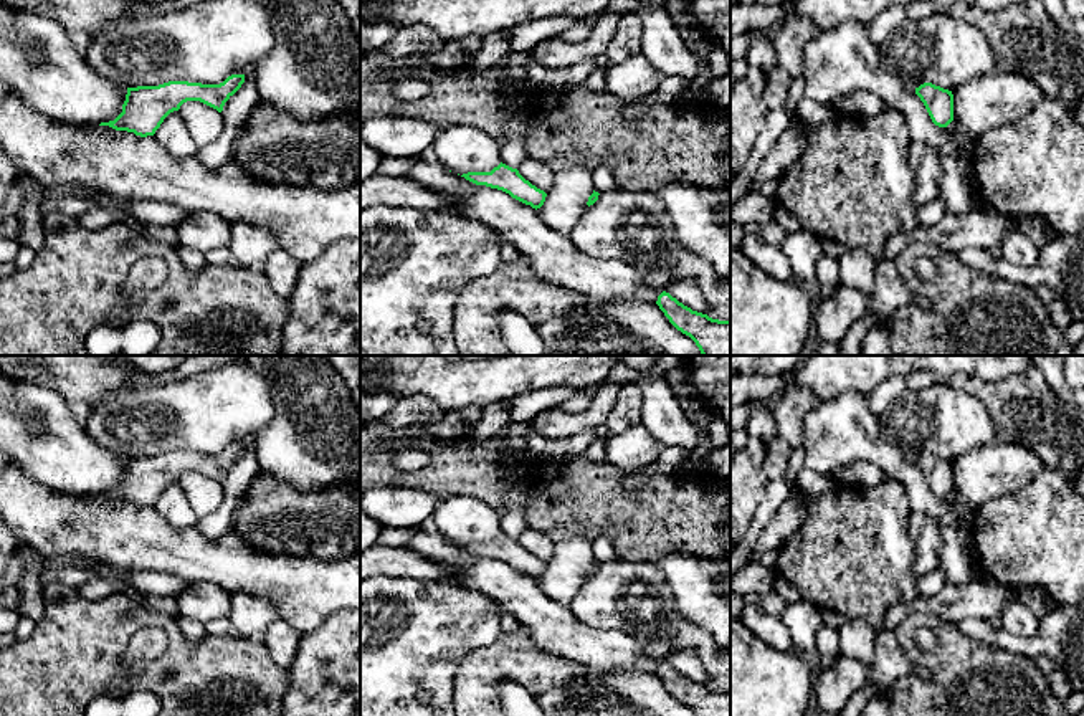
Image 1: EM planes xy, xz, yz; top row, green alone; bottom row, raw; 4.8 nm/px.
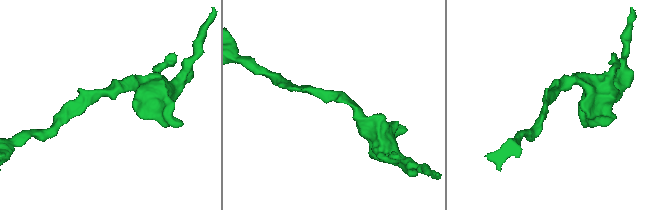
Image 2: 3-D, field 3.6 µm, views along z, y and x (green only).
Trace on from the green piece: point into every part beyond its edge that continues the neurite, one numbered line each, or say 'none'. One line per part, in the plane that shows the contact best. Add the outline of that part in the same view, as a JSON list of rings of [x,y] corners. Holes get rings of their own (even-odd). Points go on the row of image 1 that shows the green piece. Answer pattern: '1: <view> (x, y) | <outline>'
none

